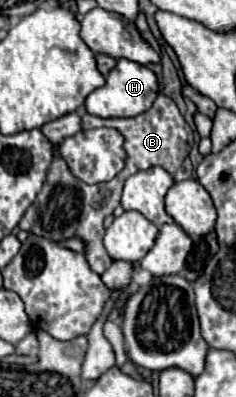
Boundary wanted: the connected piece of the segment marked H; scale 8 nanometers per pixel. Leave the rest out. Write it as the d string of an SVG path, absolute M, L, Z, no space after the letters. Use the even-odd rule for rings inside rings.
M117 59L117 65L109 71L105 85L95 89L85 99L85 111L97 117L135 117L153 105L157 93L159 93L159 85L151 69L147 69L145 65L133 63L129 59Z

